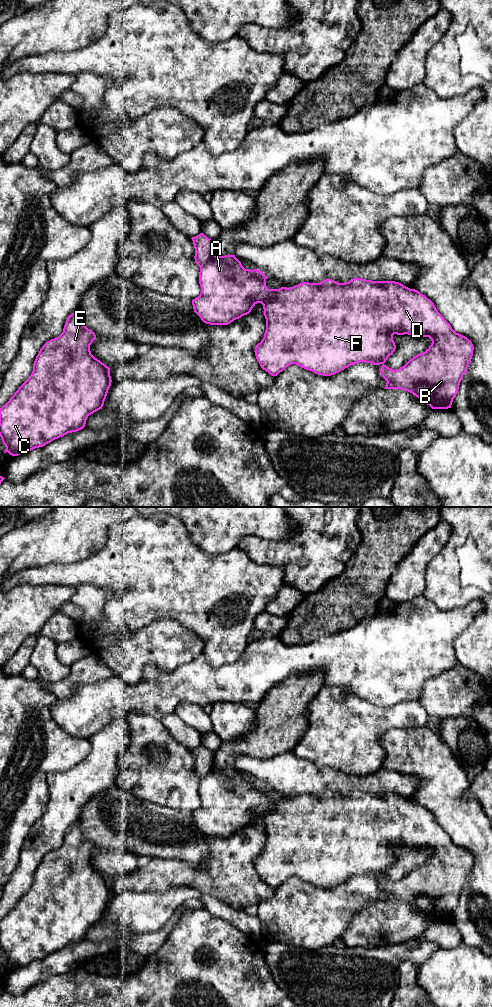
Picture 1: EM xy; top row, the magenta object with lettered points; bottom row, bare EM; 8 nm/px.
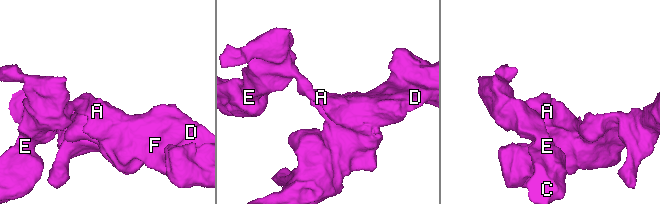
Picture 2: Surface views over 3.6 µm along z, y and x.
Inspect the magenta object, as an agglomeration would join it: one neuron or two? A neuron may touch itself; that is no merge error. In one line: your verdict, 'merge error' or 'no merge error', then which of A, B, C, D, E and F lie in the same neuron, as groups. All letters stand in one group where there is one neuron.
merge error; A B D F / C E

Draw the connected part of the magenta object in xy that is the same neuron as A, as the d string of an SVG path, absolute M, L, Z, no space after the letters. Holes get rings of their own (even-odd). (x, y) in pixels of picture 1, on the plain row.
M213 766L200 780L201 805L192 812L194 824L206 836L228 837L261 815L266 842L254 864L261 880L272 888L292 876L323 888L334 887L359 874L381 876L379 883L387 894L384 901L408 903L432 921L451 920L474 858L471 852L452 841L425 807L395 793L354 790L339 795L326 791L320 795L302 794L289 800L268 801L266 791L257 781L245 781L235 767ZM394 846L429 849L432 855L425 864L393 882L384 875L396 861Z

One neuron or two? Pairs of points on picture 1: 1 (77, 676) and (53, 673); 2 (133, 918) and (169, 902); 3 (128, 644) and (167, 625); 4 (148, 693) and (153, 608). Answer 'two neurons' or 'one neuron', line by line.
1: two neurons
2: one neuron
3: one neuron
4: two neurons

